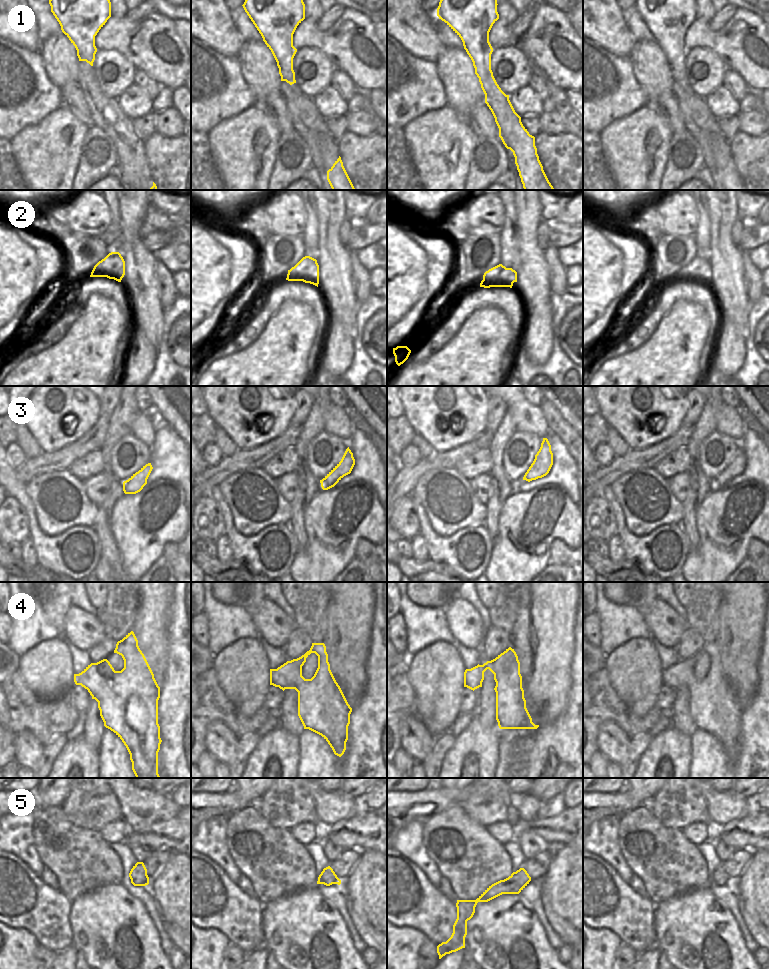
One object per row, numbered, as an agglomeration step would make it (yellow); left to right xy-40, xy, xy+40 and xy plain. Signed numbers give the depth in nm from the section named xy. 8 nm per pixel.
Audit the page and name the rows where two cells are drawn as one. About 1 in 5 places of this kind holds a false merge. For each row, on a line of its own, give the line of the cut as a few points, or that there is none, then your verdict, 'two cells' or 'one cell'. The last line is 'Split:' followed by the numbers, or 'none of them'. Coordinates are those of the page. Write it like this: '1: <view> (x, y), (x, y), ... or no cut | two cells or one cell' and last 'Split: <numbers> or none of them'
1: no cut | one cell
2: xy-40 (96, 265), (91, 273) | two cells
3: no cut | one cell
4: no cut | one cell
5: no cut | one cell
Split: 2

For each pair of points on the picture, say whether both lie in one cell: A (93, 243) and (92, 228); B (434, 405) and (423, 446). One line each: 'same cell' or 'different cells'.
A: different cells
B: different cells

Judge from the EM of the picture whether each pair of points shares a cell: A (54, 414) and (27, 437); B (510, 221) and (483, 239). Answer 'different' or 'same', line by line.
A: different
B: different

